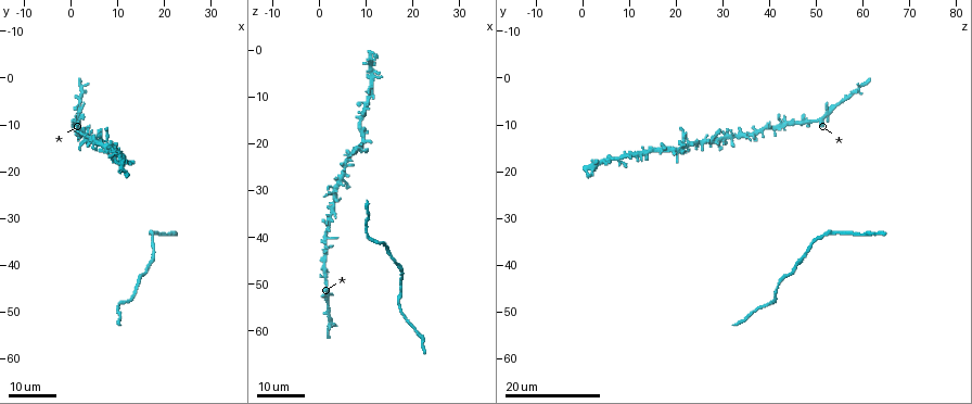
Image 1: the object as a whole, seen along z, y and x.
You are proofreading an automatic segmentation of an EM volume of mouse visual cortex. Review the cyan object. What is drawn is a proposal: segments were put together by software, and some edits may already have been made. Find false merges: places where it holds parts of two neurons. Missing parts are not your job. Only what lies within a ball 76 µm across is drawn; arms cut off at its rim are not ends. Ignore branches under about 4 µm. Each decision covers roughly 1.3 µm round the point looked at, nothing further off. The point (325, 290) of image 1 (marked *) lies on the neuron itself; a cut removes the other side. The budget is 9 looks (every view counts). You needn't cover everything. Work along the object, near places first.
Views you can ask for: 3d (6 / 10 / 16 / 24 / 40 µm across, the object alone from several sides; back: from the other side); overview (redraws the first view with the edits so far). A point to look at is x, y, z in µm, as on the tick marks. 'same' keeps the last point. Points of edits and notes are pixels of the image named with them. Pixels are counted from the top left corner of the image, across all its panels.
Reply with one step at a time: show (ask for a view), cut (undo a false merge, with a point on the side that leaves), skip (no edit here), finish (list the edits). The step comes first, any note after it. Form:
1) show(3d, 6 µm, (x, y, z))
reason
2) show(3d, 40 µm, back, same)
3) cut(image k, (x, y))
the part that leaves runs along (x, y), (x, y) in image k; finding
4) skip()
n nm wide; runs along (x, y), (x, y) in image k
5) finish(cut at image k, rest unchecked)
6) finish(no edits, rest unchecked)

show(3d, 16 µm, (0.5, 9.5, 46.0))
a narrow waist

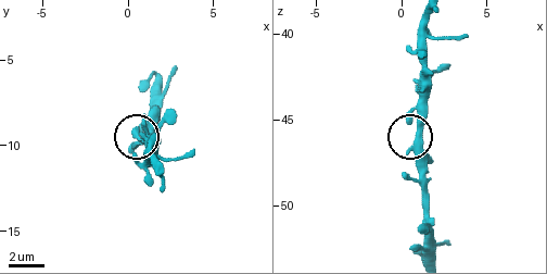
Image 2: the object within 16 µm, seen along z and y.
show(3d, 10 µm, same)

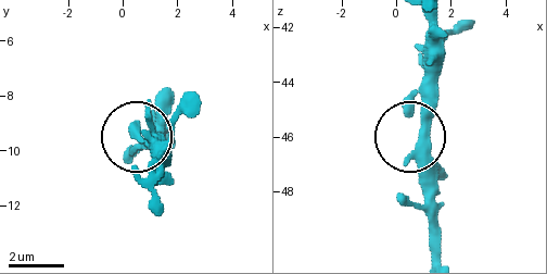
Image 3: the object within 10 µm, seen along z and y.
skip()
runs along (434, 254), (434, 171), (420, 128), (428, 67) in image 3; all the same neuron

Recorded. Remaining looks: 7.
show(3d, 16 µm, (1.5, 8.5, 51.0))

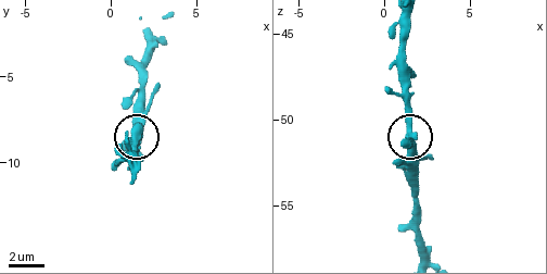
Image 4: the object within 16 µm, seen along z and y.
show(3d, 6 µm, same)
zoom in

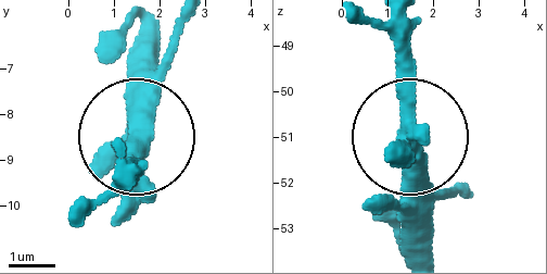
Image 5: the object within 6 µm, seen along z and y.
skip()
runs along (132, 218), (132, 50) in image 5; continuous, no second neuron

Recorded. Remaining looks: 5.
show(3d, 24 µm, (17.0, 33.0, 52.5))

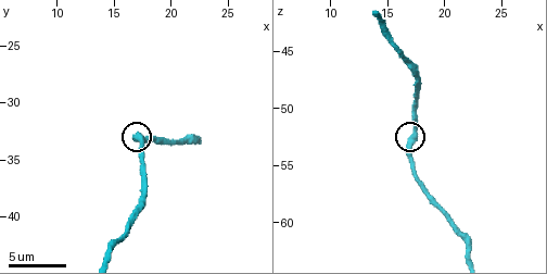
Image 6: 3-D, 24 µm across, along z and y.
show(3d, 6 µm, same)
closer look

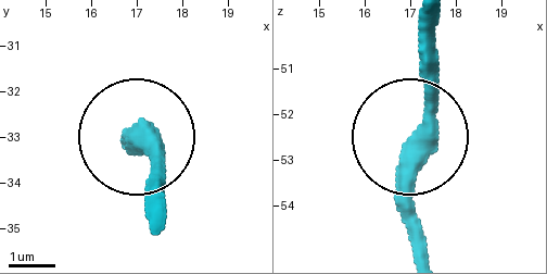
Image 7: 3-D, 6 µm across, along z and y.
skip()
one neuron here

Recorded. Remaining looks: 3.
show(3d, 24 µm, (10.0, 16.5, 11.0))
a narrow waist

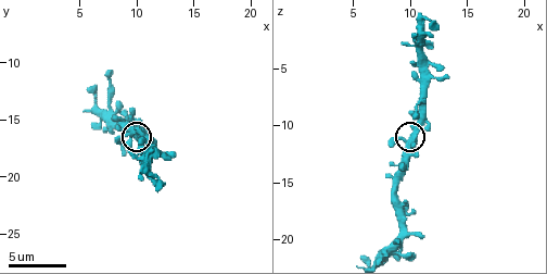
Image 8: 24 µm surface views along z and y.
show(3d, 6 µm, (9.6, 16.2, 11.4))

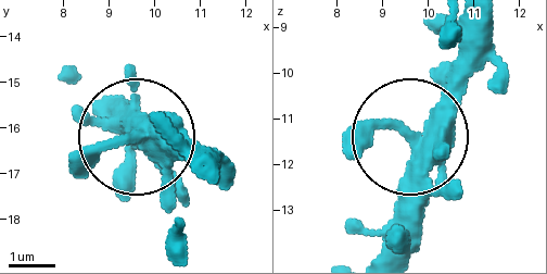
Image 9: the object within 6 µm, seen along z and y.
skip()
410 nm wide; runs along (382, 253), (414, 136), (487, 58) in image 9; all the same neuron

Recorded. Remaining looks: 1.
finish(no edits, rest unchecked)

